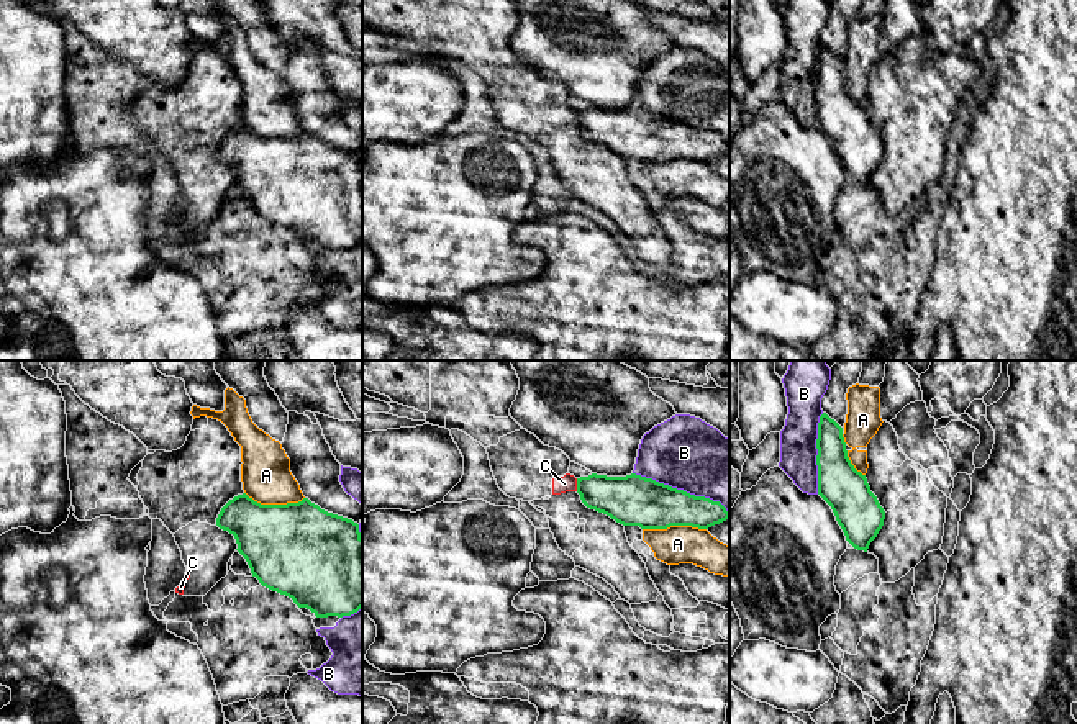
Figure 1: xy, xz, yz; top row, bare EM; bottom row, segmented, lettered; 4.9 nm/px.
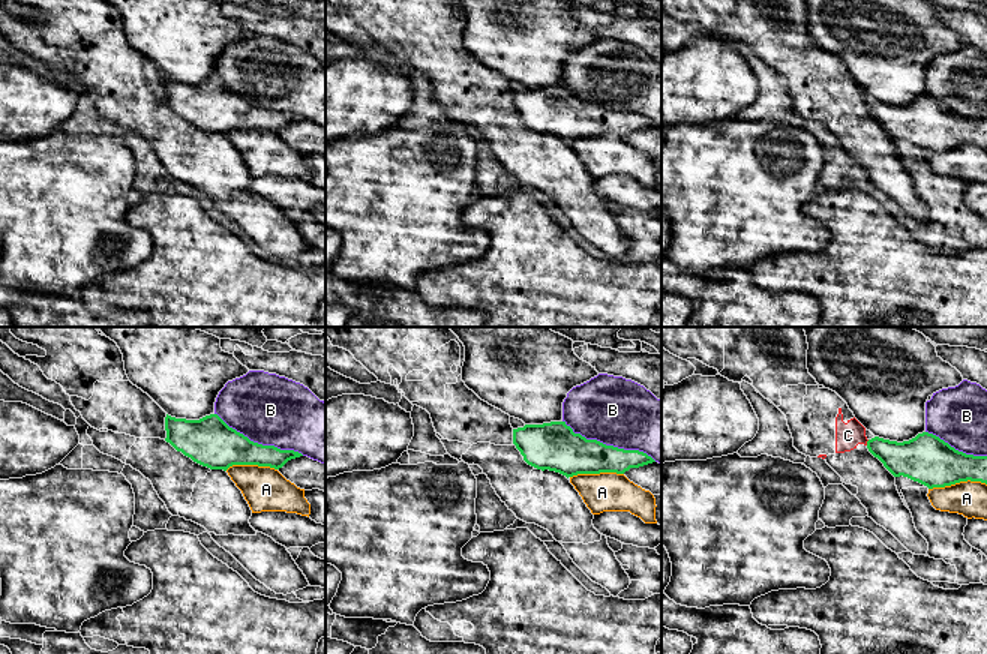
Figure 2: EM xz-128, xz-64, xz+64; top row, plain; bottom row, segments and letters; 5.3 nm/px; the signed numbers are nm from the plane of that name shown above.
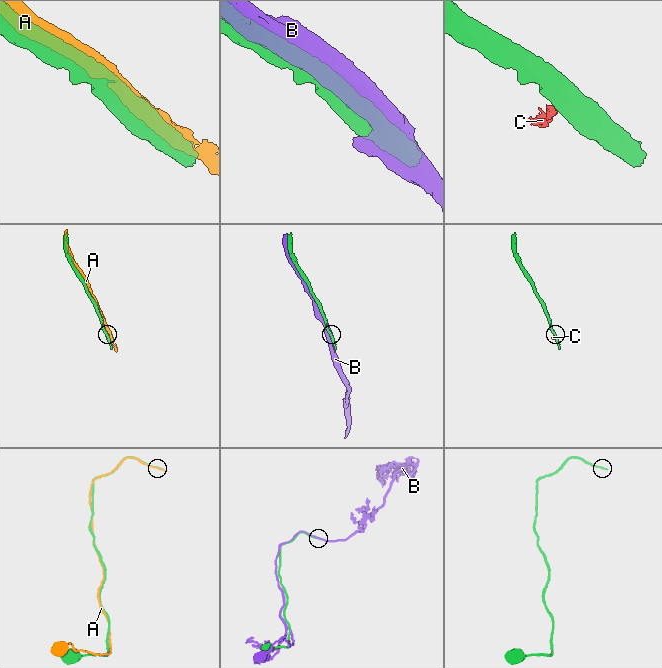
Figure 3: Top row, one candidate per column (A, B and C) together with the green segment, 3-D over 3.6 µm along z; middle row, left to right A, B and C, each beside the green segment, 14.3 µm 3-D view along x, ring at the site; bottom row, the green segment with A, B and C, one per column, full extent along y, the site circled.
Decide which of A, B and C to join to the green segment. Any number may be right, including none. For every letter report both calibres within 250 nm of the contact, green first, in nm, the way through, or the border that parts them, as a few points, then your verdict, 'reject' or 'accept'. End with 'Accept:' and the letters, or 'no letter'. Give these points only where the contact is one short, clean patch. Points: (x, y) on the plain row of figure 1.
A: 260/190 nm | reject
B: 260/360 nm | reject
C: 220/80 nm | along xz (576, 112), (577, 123) | reject
Accept: no letter

